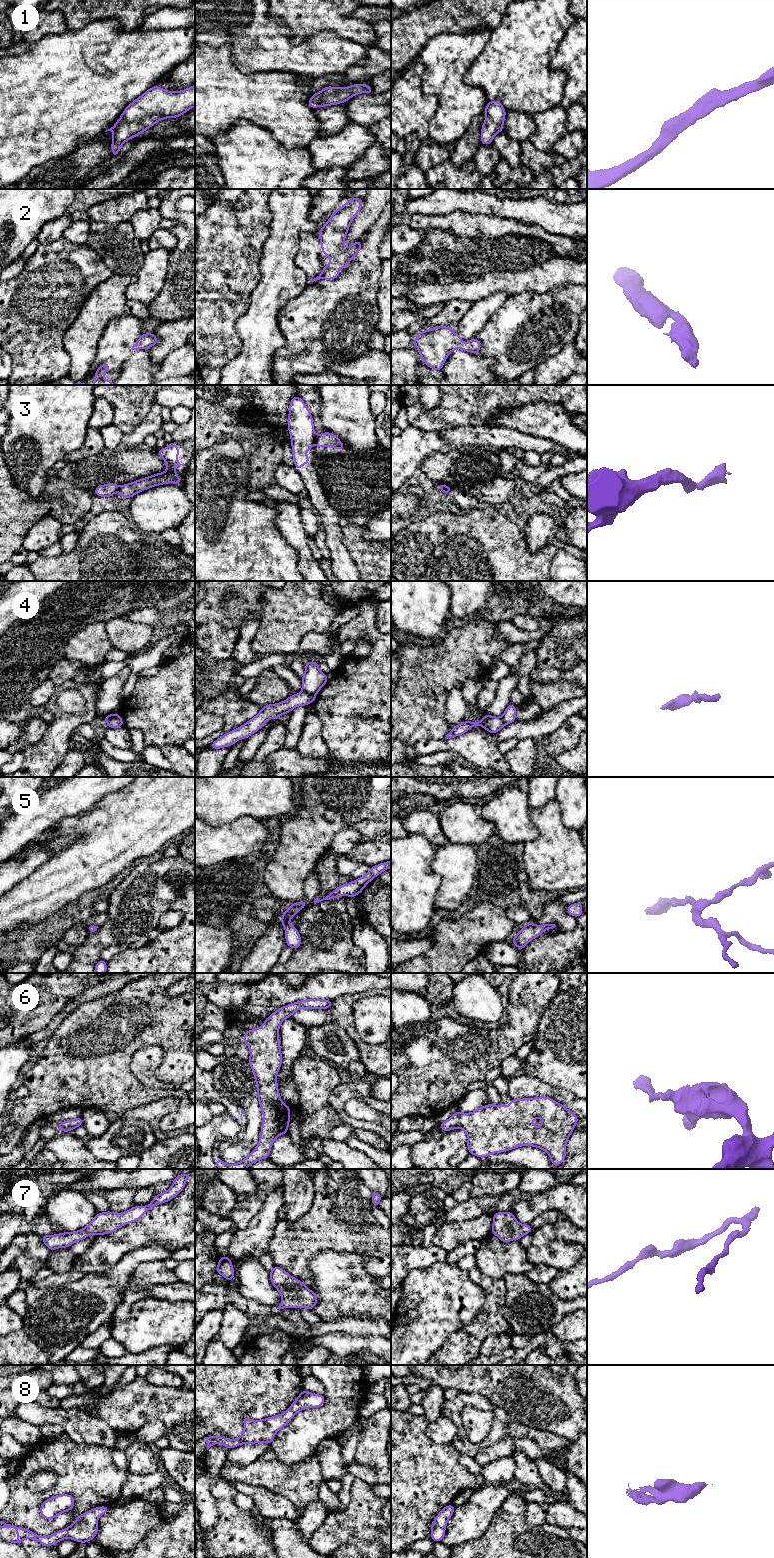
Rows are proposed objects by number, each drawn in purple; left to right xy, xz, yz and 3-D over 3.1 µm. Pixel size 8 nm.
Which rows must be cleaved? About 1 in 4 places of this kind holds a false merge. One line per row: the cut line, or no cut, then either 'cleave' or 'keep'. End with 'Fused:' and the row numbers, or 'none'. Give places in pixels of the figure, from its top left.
1: no cut; keep
2: no cut; keep
3: cut in xz along (317, 435), (314, 443); cleave
4: cut in xz along (301, 691), (315, 696); cleave
5: no cut; keep
6: no cut; keep
7: no cut; keep
8: no cut; keep
Fused: 3, 4

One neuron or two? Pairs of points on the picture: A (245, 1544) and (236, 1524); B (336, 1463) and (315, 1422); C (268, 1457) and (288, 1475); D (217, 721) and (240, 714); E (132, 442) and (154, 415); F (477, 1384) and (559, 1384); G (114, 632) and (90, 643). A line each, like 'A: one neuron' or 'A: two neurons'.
A: one neuron
B: two neurons
C: one neuron
D: two neurons
E: one neuron
F: one neuron
G: two neurons

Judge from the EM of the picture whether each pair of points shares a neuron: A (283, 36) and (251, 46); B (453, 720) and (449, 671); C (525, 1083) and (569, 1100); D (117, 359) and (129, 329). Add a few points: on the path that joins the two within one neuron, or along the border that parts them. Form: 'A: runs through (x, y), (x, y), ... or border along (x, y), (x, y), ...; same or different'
A: runs through (275, 39), (259, 44); same
B: border along (458, 685), (448, 695), (445, 713); different
C: runs through (536, 1087), (551, 1091), (558, 1096); same
D: runs through (117, 352), (117, 341), (122, 336); same

